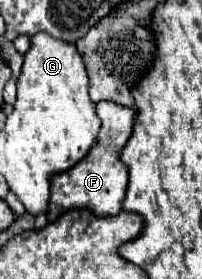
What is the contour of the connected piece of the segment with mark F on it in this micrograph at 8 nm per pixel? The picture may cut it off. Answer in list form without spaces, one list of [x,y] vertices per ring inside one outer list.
[[[110,101],[98,103],[96,113],[102,119],[98,143],[78,165],[74,165],[74,169],[68,169],[66,173],[58,173],[58,177],[54,177],[50,185],[50,209],[46,215],[48,221],[56,221],[56,217],[72,209],[88,209],[96,217],[116,215],[118,211],[122,211],[122,201],[128,185],[128,167],[120,161],[120,151],[132,135],[138,113],[136,109],[120,107],[118,103]]]

